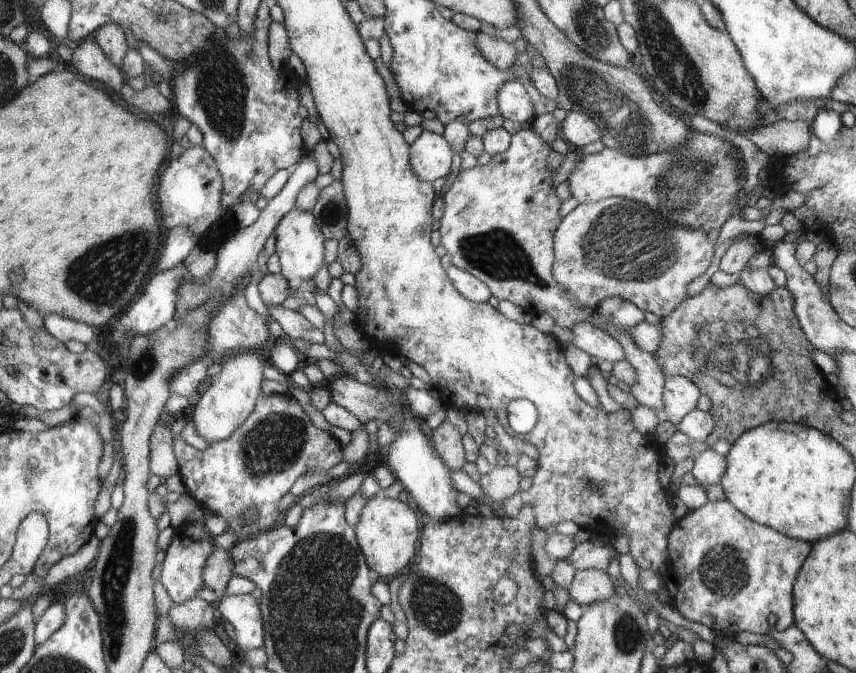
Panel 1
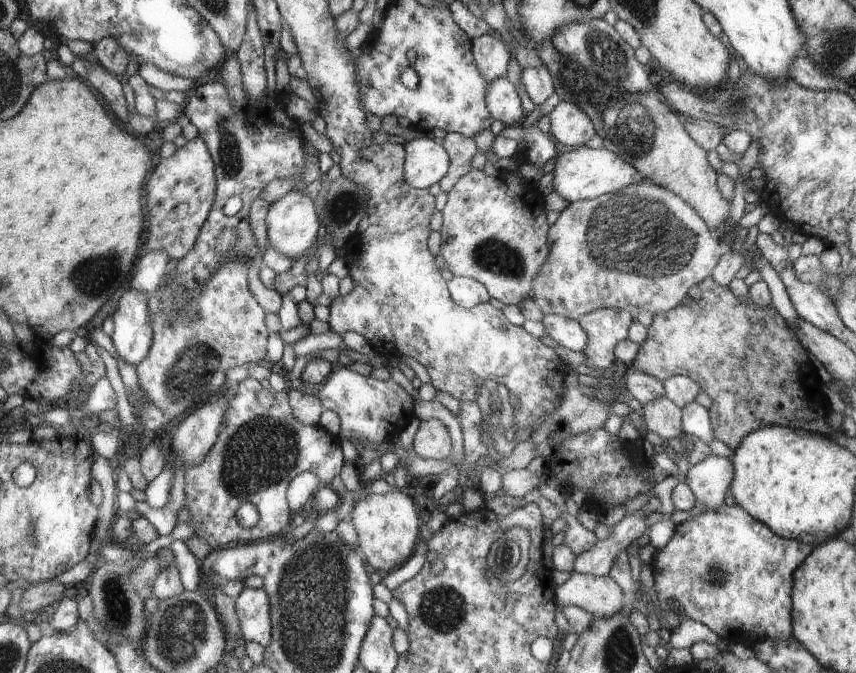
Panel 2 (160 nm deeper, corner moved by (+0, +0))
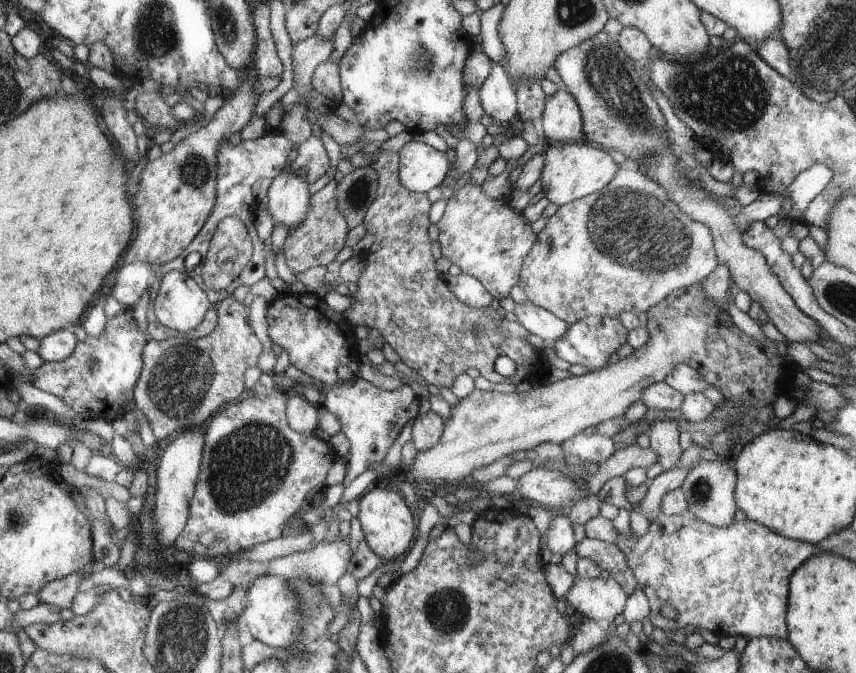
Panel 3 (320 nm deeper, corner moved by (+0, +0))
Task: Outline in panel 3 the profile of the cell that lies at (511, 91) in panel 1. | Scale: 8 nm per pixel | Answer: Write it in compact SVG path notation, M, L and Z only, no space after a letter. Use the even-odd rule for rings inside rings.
M493 62L489 77L479 88L480 104L497 124L517 120L517 89L502 63Z

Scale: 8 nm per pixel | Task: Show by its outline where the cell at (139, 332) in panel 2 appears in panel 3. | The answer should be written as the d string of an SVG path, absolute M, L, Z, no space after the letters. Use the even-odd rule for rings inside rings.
M124 307L123 314L107 320L102 334L78 341L72 354L63 361L42 363L34 372L37 388L57 396L82 418L103 418L114 421L125 412L127 401L133 400L133 391L142 370L142 349L148 335L136 326L132 307Z

